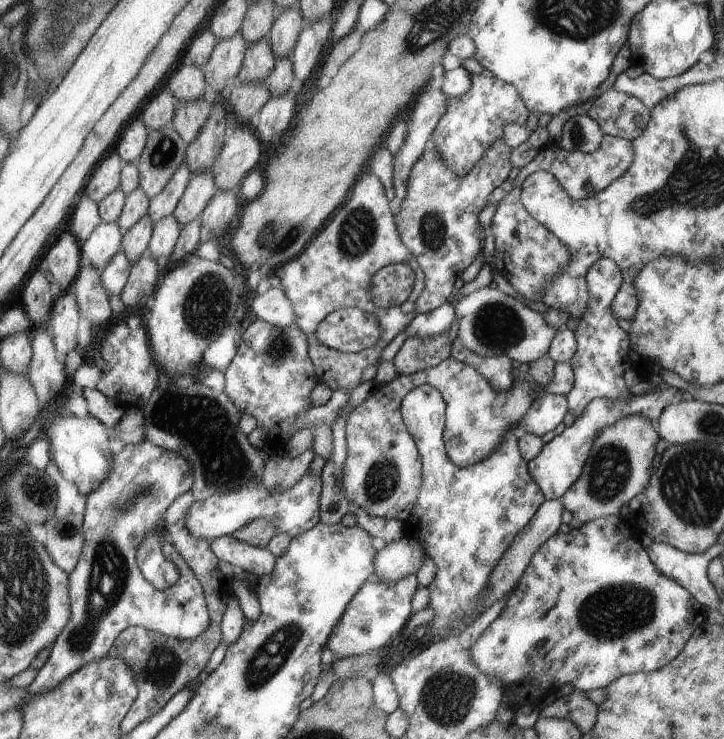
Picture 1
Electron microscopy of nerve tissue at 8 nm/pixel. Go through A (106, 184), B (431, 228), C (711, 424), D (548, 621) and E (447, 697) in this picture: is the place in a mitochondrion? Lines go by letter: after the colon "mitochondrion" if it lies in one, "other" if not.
A: other
B: mitochondrion
C: mitochondrion
D: other
E: mitochondrion

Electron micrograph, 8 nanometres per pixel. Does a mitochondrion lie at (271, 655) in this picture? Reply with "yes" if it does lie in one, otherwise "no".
yes

